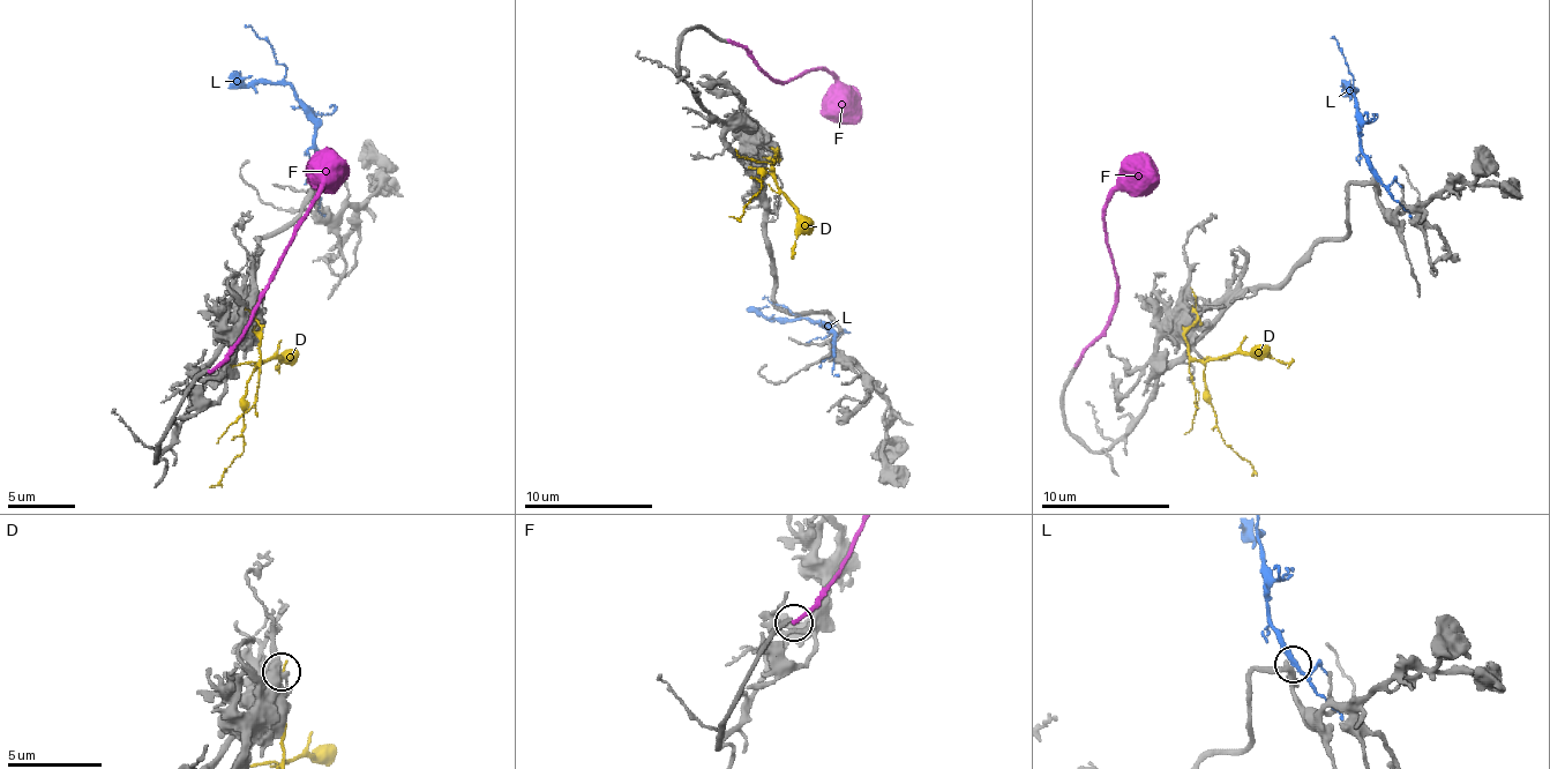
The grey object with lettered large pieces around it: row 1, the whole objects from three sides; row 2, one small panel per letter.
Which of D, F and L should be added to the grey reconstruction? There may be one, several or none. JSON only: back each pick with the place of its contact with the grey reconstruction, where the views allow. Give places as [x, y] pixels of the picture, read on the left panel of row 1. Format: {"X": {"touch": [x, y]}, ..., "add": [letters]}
{"add": []}

